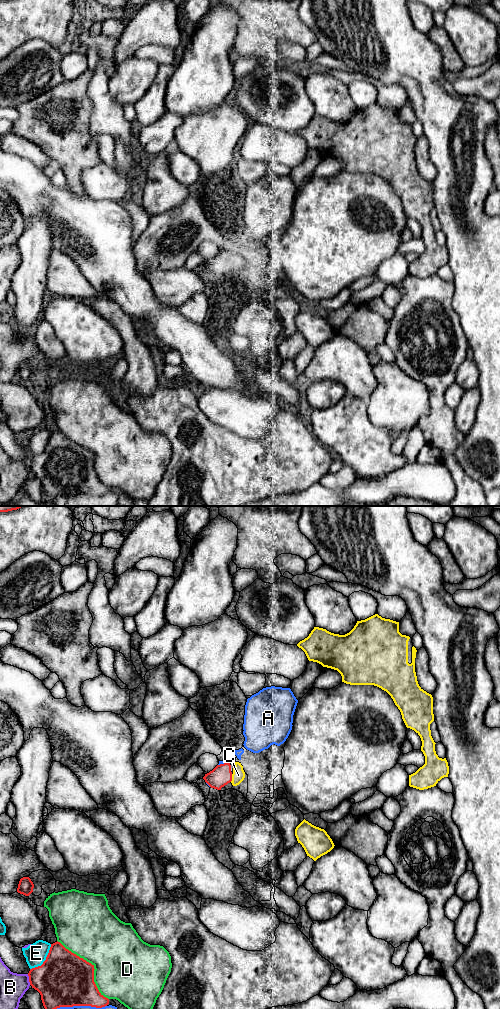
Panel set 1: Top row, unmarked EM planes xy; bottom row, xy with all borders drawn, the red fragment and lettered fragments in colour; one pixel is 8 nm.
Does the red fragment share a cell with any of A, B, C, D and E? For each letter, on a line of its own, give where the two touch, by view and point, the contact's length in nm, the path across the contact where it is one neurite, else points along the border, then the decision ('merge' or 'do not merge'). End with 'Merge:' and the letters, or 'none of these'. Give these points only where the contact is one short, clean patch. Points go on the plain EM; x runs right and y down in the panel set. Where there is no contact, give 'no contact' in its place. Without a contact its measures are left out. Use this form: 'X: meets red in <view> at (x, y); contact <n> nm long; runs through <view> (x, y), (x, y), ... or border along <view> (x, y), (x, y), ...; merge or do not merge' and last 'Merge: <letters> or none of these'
A: meets red in xy at (77, 493); contact 460 nm long; do not merge
B: meets red in xy at (29, 467); contact 90 nm long; do not merge
C: meets red in xy at (231, 266); contact 70 nm long; runs through xy (221, 263), (231, 266), (238, 263); merge
D: meets red in xy at (92, 453); contact 650 nm long; do not merge
E: meets red in xy at (45, 448); contact 260 nm long; do not merge
Merge: C

